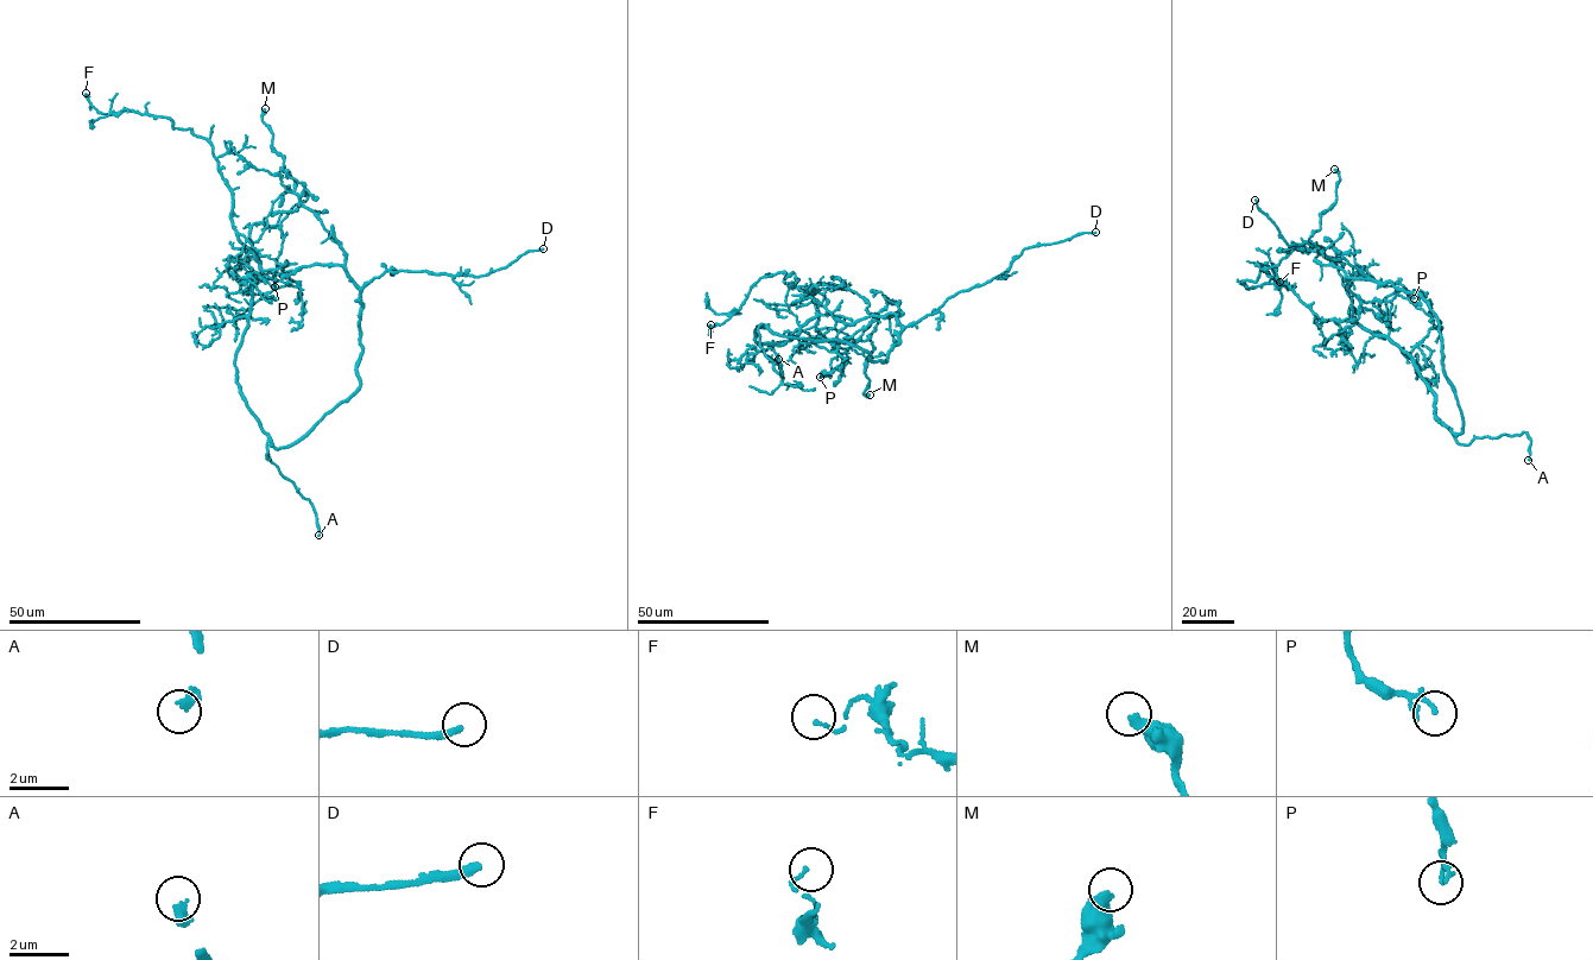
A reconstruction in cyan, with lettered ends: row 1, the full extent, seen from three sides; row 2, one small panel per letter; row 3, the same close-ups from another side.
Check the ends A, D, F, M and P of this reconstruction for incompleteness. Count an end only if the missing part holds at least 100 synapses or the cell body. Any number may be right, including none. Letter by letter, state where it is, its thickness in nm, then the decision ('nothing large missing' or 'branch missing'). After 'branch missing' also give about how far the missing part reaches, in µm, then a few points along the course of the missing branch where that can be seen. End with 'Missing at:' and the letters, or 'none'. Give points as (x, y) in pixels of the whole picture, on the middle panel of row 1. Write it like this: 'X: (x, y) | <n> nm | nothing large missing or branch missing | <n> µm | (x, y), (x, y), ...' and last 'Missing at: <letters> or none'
A: (778, 359) | 260 nm | branch missing | 15 µm | (778, 359), (773, 343), (765, 336), (767, 330), (770, 334)
D: (1095, 232) | 240 nm | branch missing | 140 µm
F: (710, 324) | 110 nm | nothing large missing
M: (870, 395) | 460 nm | nothing large missing
P: (820, 377) | 100 nm | nothing large missing
Missing at: A, D

